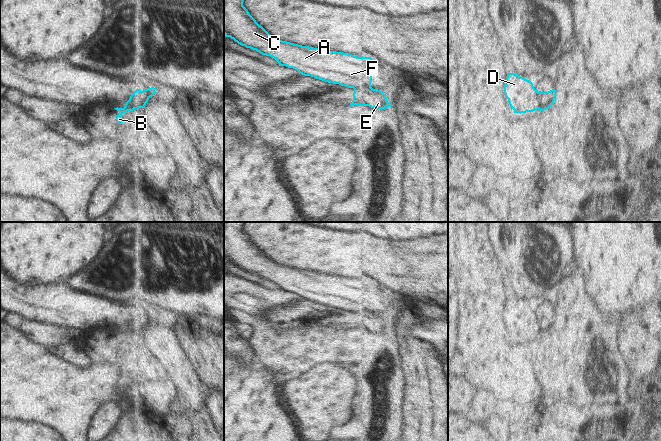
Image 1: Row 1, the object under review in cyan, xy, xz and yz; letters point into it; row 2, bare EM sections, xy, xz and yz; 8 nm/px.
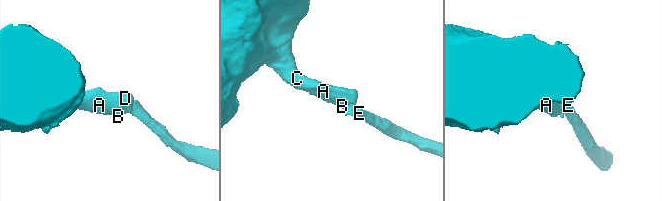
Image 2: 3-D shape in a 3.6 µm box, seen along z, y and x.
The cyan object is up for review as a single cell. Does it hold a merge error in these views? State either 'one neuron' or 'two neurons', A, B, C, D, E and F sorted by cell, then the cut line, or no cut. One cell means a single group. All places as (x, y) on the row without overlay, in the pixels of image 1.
two neurons | A B C D F / E | xy (129, 322), (145, 328)

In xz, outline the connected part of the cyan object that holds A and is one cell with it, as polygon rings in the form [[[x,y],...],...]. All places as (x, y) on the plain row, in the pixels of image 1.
[[[224,222],[224,259],[238,268],[274,282],[279,290],[293,292],[304,300],[339,308],[348,312],[370,311],[373,290],[371,281],[357,281],[349,277],[329,275],[282,265],[270,259],[243,230],[245,222]]]

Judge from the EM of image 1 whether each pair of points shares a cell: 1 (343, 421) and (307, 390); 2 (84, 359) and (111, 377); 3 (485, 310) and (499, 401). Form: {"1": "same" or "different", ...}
{"1": "same", "2": "different", "3": "same"}

